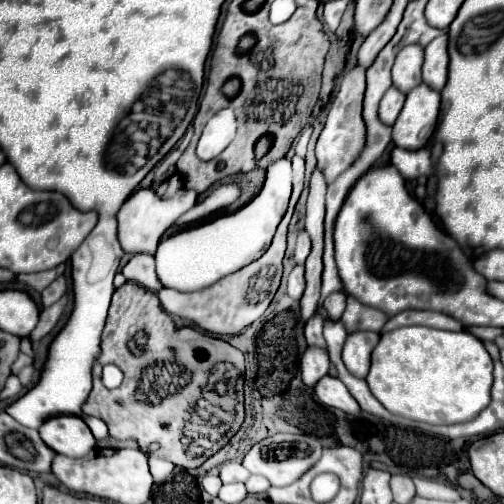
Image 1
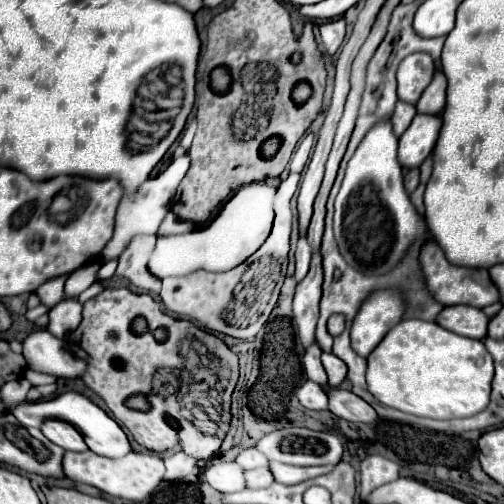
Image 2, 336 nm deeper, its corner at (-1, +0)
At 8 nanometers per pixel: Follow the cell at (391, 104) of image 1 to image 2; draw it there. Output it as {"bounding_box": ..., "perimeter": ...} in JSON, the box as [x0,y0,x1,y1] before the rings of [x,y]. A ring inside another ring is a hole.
{"bounding_box":[390,101,416,137],"perimeter":[[[404,101],[396,103],[396,109],[394,109],[392,117],[390,117],[390,123],[392,123],[392,129],[394,129],[396,137],[400,137],[408,129],[408,125],[414,119],[414,115],[416,115],[416,107],[414,105],[404,103]]]}

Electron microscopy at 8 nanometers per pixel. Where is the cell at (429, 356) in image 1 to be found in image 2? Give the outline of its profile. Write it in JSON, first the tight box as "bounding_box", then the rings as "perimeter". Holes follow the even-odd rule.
{"bounding_box":[368,319,494,419],"perimeter":[[[404,319],[380,341],[368,357],[368,391],[388,407],[430,417],[458,419],[472,417],[486,409],[490,401],[490,381],[494,363],[478,339],[466,339],[436,323]]]}

